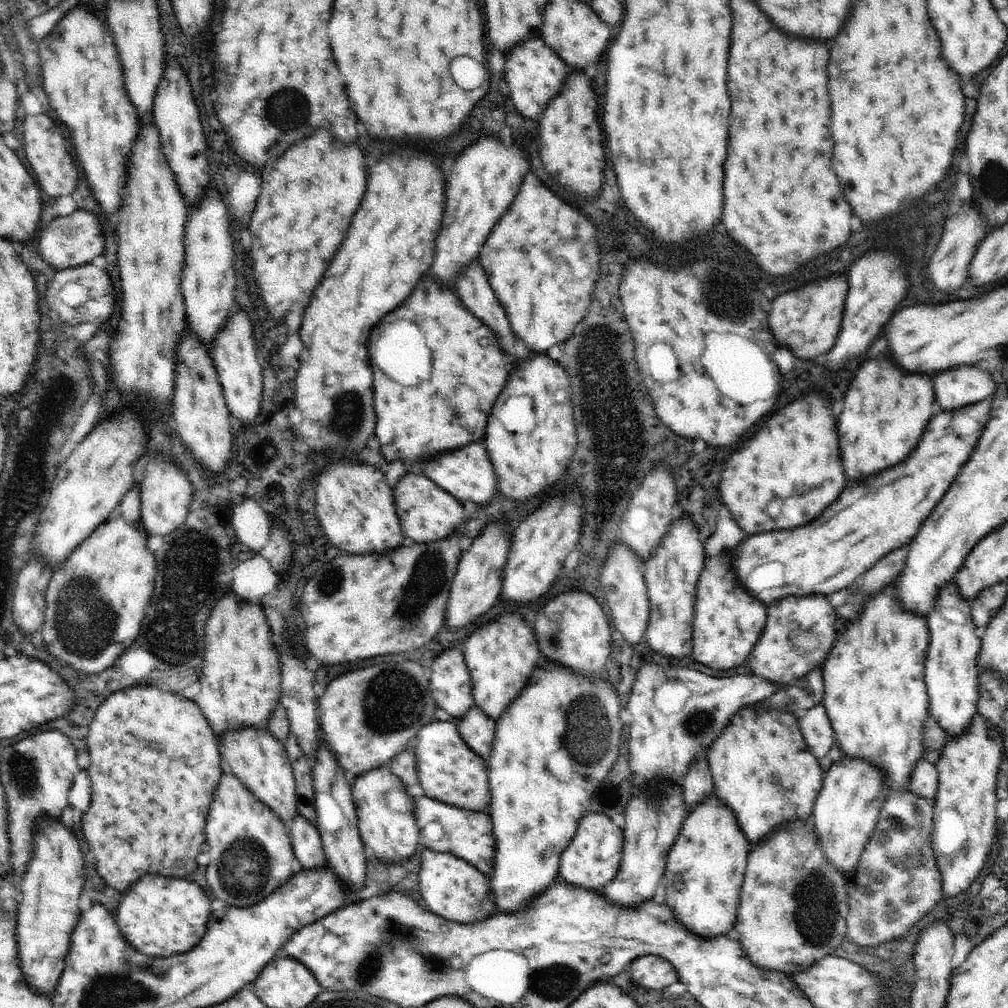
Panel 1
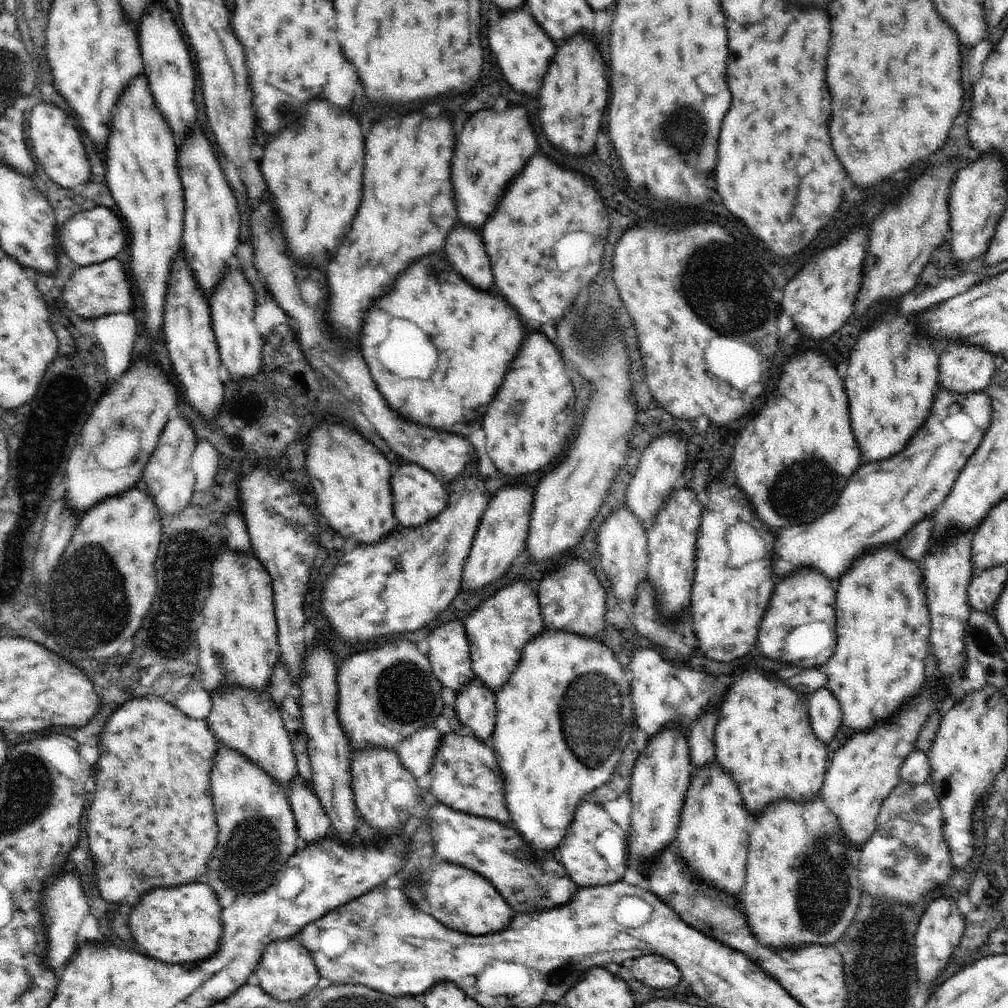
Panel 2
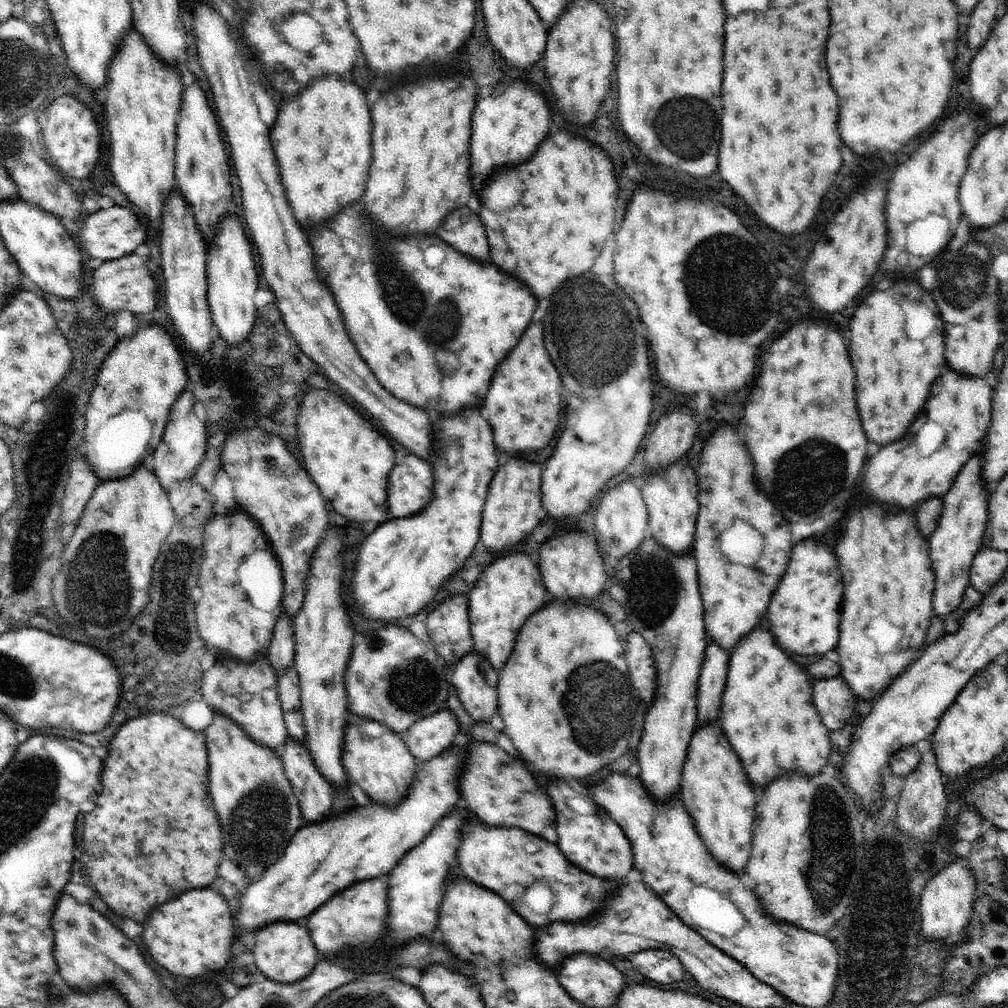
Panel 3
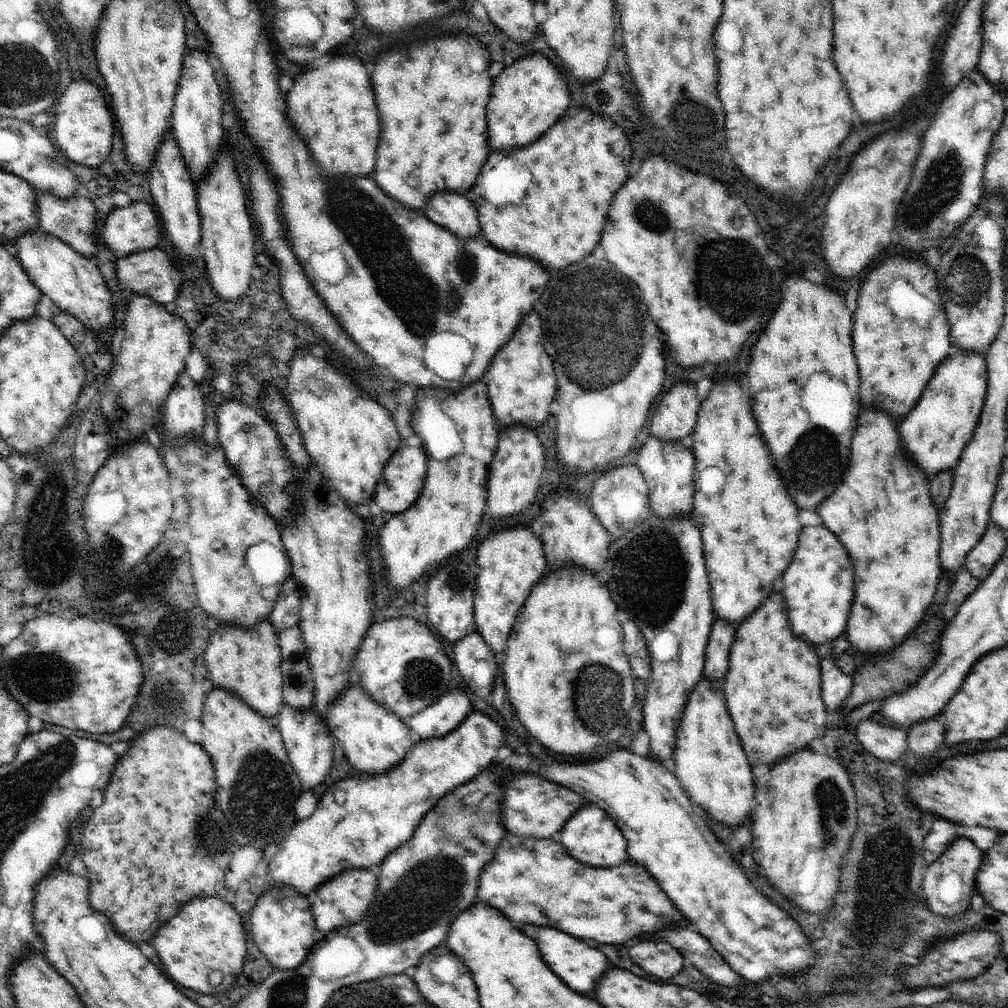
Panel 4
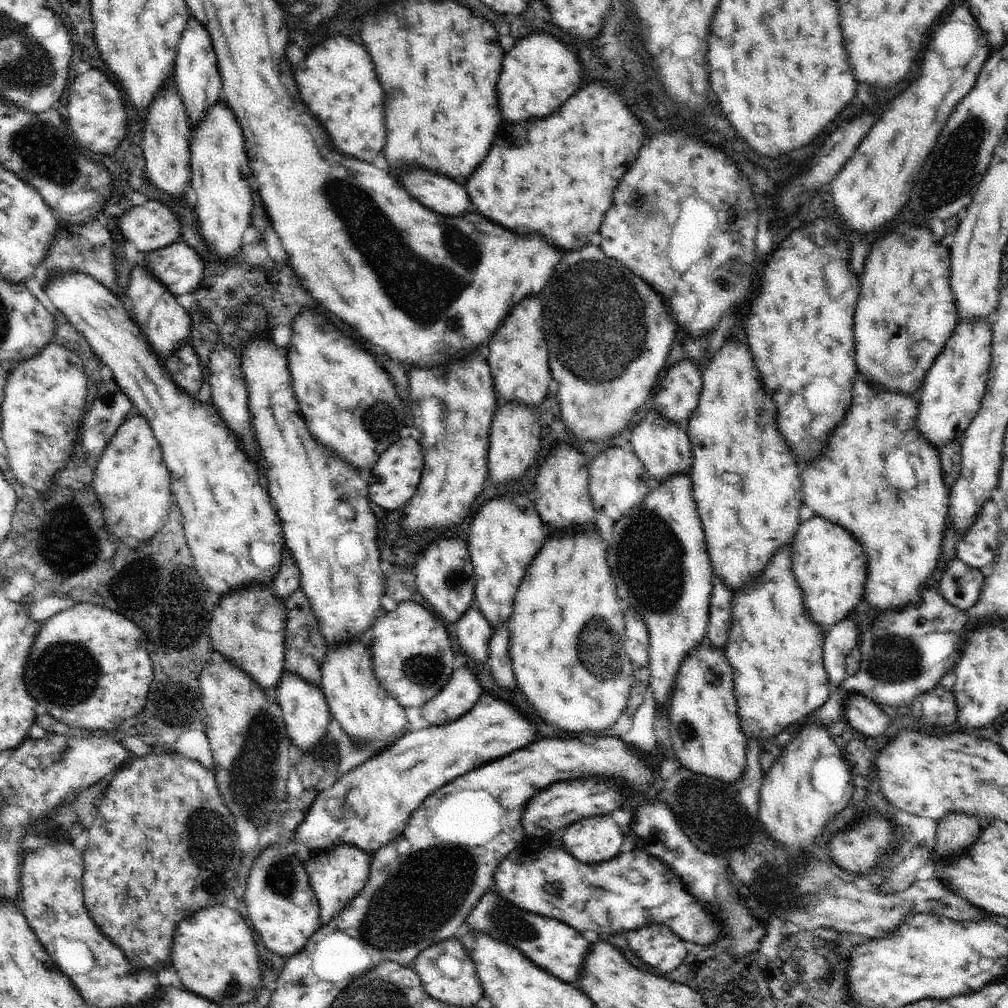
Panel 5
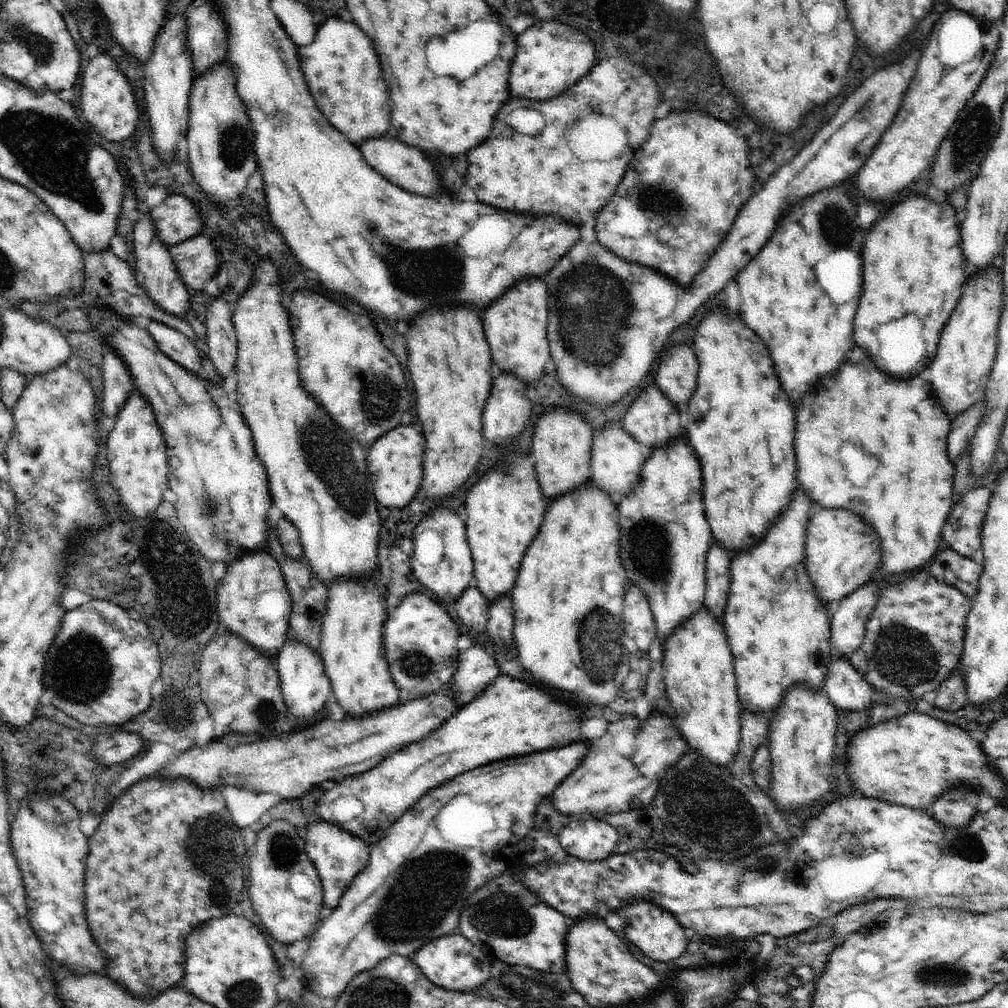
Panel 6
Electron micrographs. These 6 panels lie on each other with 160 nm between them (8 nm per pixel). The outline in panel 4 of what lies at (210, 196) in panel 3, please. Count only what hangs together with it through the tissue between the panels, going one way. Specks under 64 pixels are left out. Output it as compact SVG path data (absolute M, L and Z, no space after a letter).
M200 48L186 52L184 64L182 64L182 78L180 86L176 90L176 104L172 114L172 132L176 136L178 146L182 148L182 154L194 182L202 180L202 176L208 172L208 166L214 162L214 156L222 142L222 90L216 80L216 70L208 62L208 54Z

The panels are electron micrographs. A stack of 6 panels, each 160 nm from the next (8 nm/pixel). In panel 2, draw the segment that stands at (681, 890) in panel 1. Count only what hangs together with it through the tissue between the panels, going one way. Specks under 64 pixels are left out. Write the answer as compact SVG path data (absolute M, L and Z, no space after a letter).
M710 762L694 770L676 836L680 842L678 850L692 872L700 874L700 878L713 887L724 888L732 896L740 894L746 876L748 834L744 830L752 830L746 824L748 816L750 814L742 804L738 784L734 784L732 776L718 762Z

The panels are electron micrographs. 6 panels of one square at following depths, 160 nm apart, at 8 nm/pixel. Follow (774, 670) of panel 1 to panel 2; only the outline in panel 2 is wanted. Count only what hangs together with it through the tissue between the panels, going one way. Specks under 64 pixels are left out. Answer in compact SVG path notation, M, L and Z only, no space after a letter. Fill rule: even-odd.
M802 568L798 570L796 574L790 574L786 576L774 590L772 594L772 600L768 604L768 610L764 614L764 620L762 620L762 626L760 626L760 634L758 634L758 644L762 648L762 654L766 658L772 658L772 660L782 660L782 652L786 652L786 644L788 638L782 638L782 628L792 628L792 632L798 628L800 634L810 634L810 638L824 638L828 640L828 646L814 658L804 658L804 660L796 660L798 666L802 668L812 668L812 666L820 666L824 664L834 648L836 648L836 632L834 632L834 626L836 626L836 614L834 614L834 602L836 602L836 592L832 588L832 582L822 574L818 572L816 568ZM802 628L810 628L810 632L802 632Z

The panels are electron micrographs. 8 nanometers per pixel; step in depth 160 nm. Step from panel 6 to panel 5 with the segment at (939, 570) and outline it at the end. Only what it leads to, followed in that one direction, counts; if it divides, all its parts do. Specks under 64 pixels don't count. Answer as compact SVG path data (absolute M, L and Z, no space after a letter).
M956 557L944 568L938 592L942 592L942 596L956 608L967 611L978 602L982 582L984 576L980 570L970 568Z

